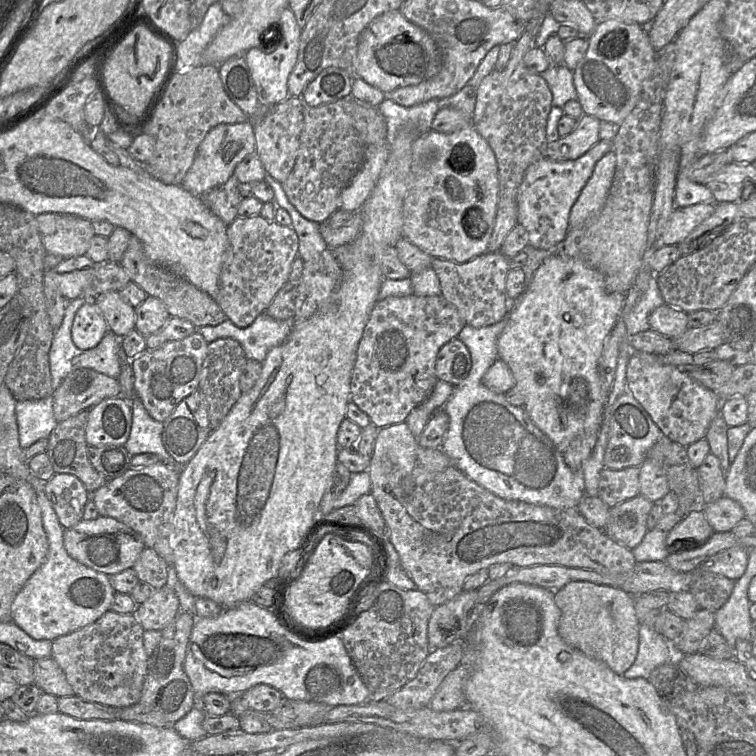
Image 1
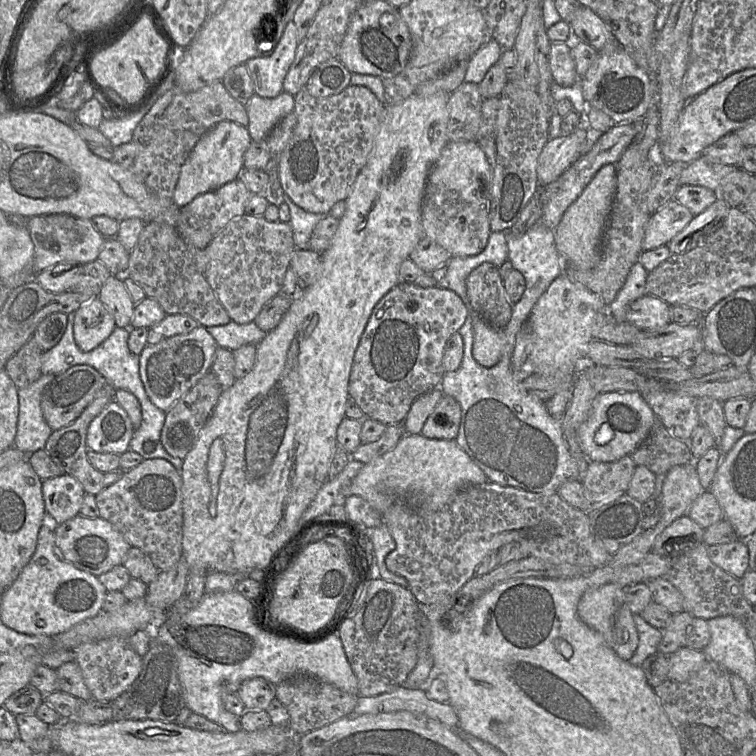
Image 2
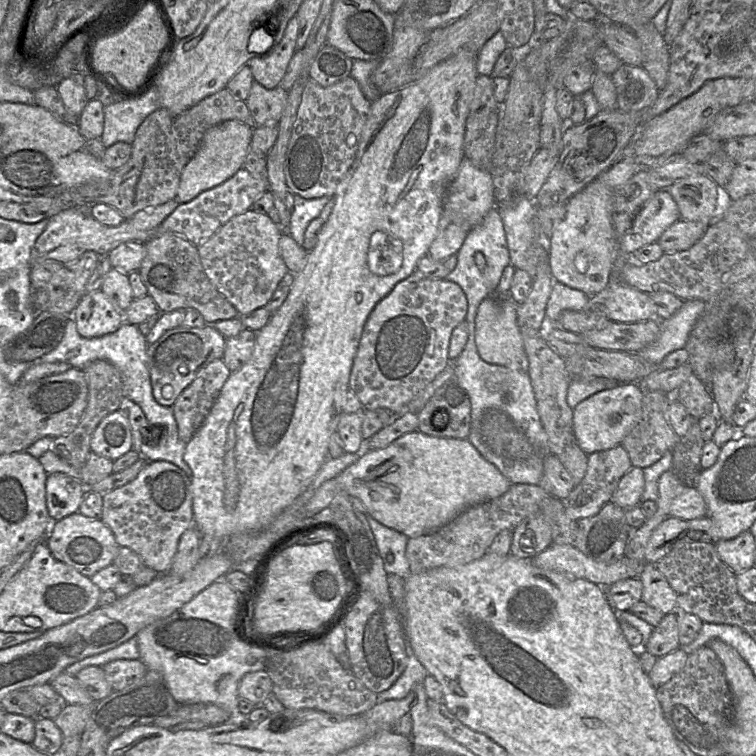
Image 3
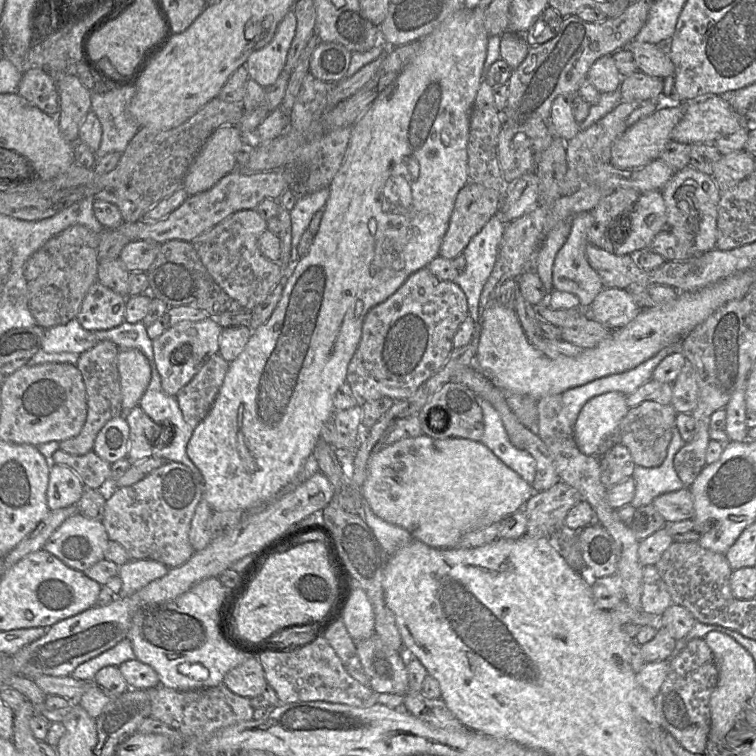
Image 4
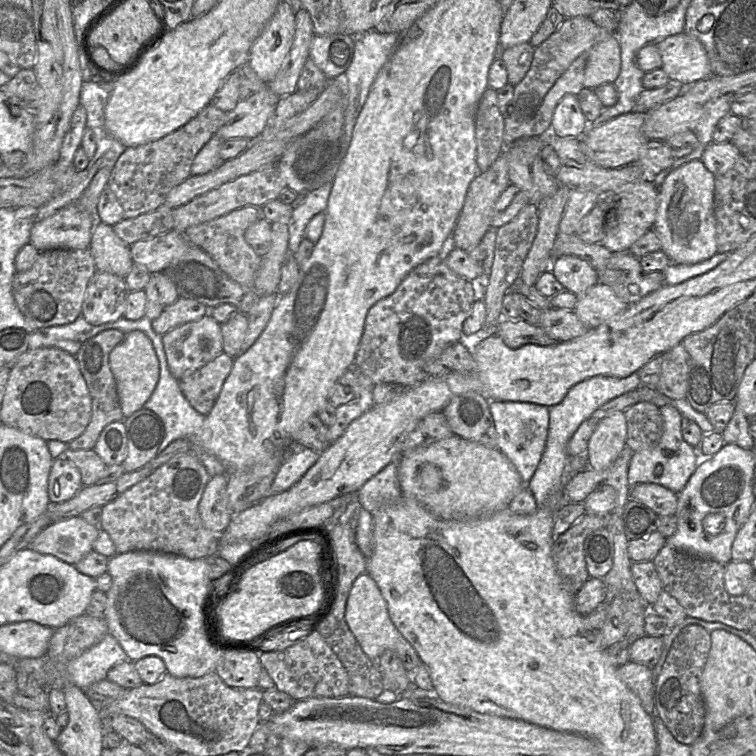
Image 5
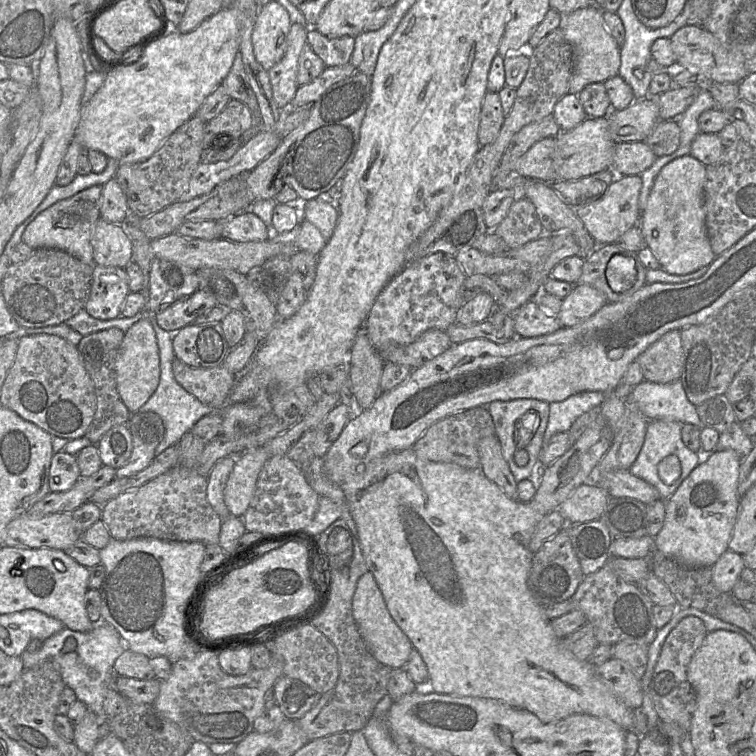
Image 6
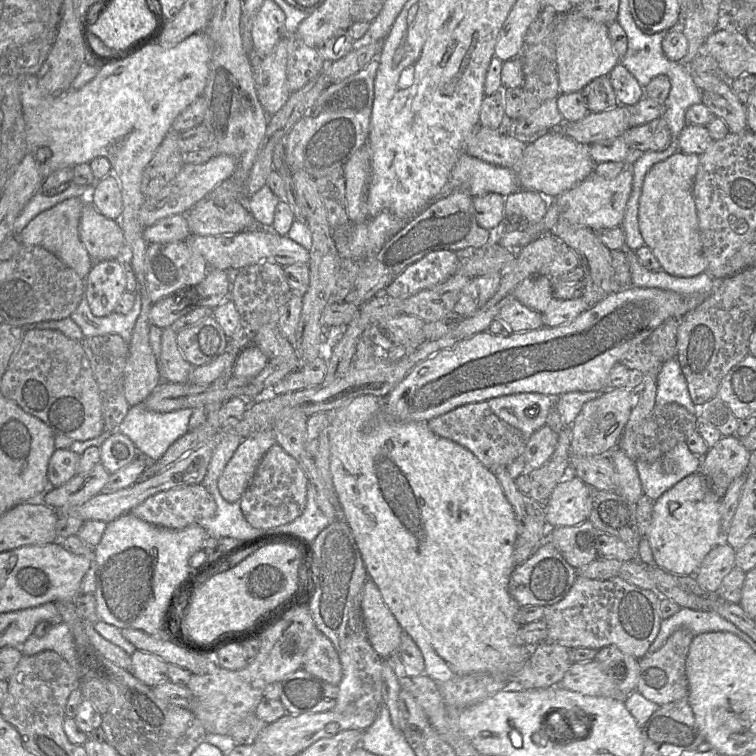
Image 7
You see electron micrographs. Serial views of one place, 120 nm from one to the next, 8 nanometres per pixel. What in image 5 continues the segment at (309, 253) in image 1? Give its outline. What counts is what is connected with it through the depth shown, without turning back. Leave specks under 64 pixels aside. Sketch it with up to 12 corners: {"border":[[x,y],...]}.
{"border":[[333,182],[306,194],[288,220],[289,250],[298,251],[310,220],[325,213]]}

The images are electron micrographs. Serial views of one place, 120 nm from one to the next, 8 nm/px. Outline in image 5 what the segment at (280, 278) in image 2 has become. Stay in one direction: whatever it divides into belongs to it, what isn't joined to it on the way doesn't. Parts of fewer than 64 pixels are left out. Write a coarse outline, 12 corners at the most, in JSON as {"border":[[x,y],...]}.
{"border":[[246,206],[191,226],[185,236],[232,280],[254,287],[262,258],[245,231]]}

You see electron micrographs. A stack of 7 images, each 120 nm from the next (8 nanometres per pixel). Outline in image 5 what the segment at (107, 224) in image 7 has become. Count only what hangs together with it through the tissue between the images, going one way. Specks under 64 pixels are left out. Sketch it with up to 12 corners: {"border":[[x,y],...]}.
{"border":[[97,222],[89,249],[98,271],[122,278],[130,246]]}

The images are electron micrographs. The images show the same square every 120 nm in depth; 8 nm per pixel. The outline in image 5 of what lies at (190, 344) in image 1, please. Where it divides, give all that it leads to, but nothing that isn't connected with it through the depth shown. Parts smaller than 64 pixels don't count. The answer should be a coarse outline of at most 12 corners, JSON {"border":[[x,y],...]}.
{"border":[[209,314],[162,341],[177,380],[223,352],[221,324]]}

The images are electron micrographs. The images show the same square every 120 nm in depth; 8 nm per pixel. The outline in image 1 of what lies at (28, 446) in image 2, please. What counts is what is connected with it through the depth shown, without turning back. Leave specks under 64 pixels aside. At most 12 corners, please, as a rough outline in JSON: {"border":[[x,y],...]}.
{"border":[[52,395],[18,401],[19,444],[48,439],[57,425]]}

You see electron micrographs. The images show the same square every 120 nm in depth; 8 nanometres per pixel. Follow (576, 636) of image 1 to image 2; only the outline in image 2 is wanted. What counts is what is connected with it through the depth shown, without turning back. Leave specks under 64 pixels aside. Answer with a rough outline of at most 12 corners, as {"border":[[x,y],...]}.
{"border":[[623,587],[588,589],[582,622],[618,657],[632,658],[639,635]]}

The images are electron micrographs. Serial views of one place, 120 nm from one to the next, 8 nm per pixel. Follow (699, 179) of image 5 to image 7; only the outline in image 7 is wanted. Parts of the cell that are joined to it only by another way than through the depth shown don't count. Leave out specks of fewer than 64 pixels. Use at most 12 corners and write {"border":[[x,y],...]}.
{"border":[[699,155],[644,179],[638,222],[661,269],[708,269],[692,194]]}

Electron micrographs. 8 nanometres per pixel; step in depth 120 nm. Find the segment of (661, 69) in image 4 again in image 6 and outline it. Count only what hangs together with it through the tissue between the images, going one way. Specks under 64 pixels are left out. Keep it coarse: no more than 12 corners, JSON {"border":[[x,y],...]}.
{"border":[[702,26],[670,37],[676,65],[703,81],[737,84],[747,59]]}

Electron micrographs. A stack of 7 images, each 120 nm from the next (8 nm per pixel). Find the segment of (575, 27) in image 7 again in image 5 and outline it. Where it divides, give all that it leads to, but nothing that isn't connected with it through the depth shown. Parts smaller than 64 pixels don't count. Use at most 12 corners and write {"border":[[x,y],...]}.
{"border":[[616,35],[591,51],[584,88],[614,83],[621,69]]}

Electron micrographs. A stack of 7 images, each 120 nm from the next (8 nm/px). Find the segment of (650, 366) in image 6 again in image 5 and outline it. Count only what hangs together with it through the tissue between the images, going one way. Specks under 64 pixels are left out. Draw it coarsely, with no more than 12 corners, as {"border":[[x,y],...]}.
{"border":[[678,344],[662,354],[656,390],[685,399],[689,354]]}

